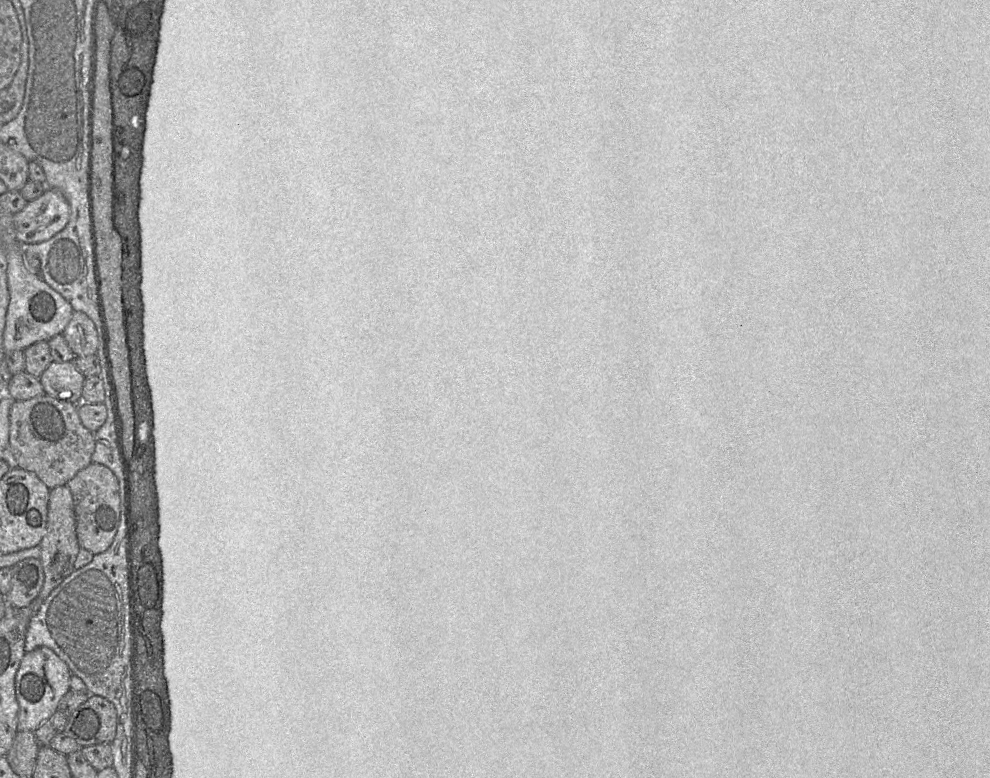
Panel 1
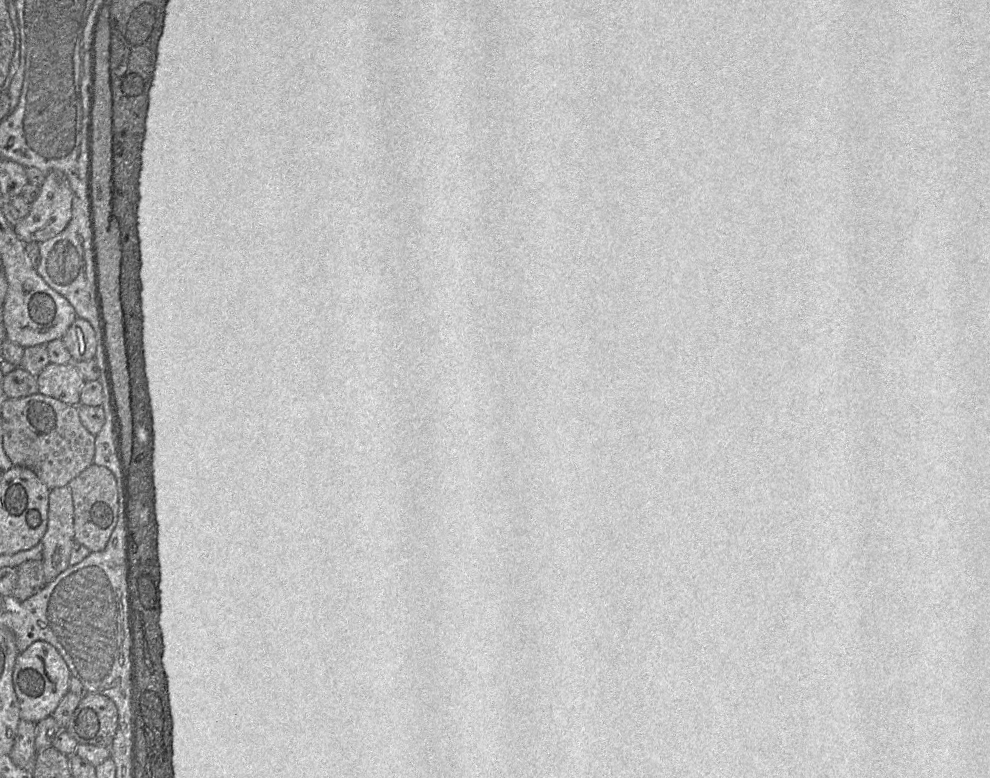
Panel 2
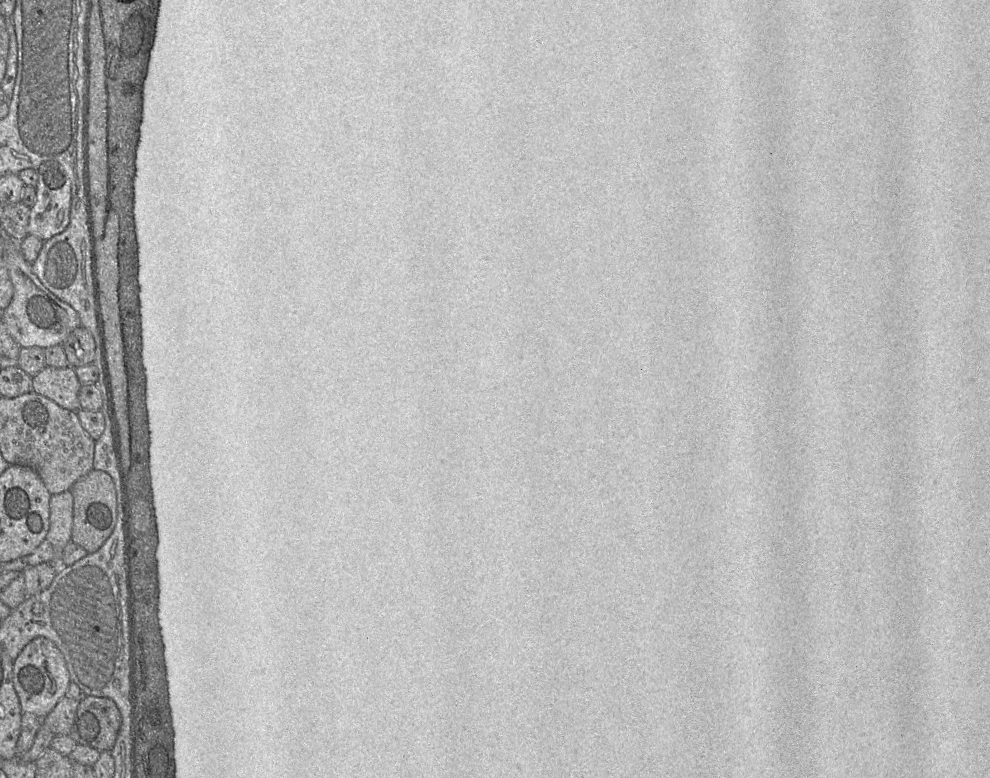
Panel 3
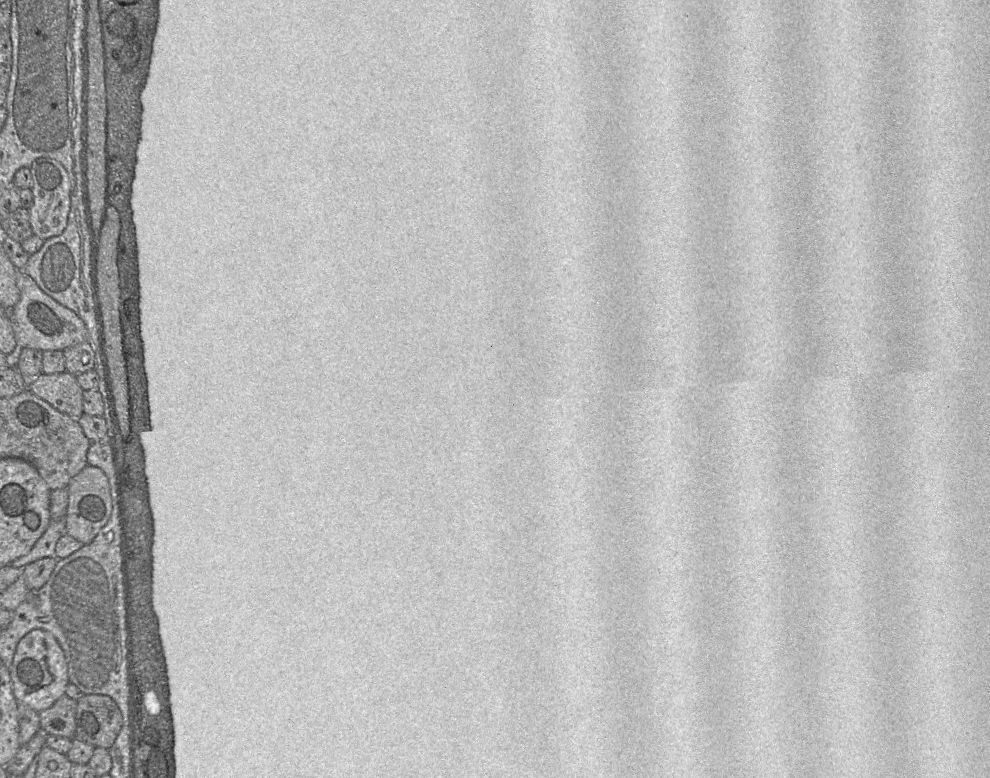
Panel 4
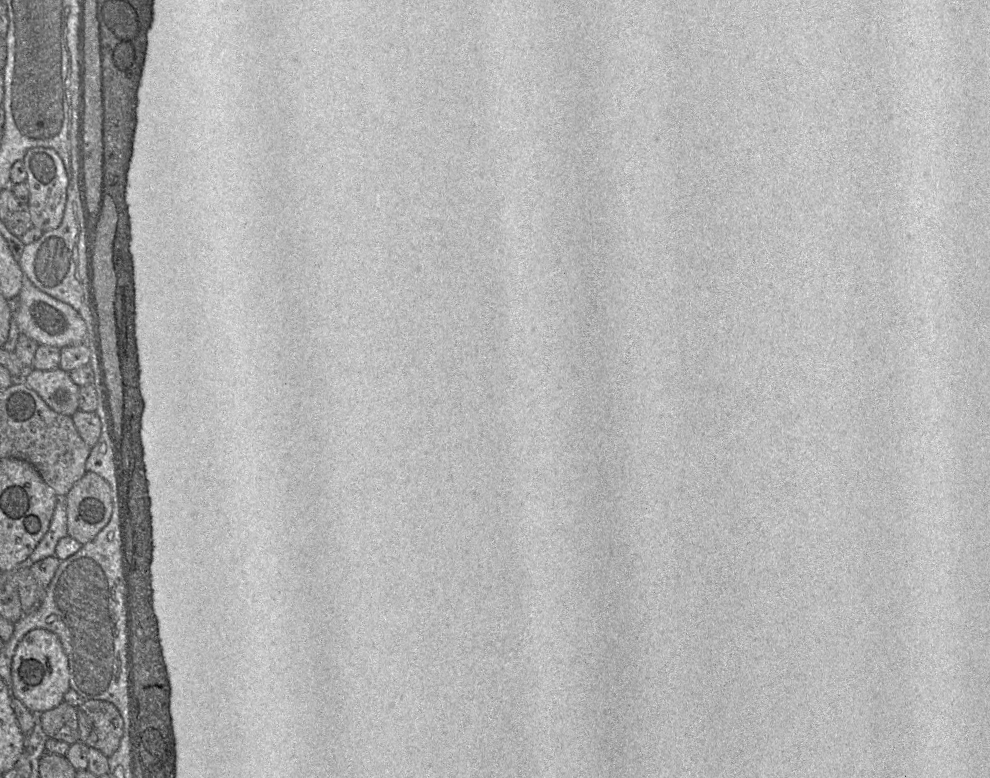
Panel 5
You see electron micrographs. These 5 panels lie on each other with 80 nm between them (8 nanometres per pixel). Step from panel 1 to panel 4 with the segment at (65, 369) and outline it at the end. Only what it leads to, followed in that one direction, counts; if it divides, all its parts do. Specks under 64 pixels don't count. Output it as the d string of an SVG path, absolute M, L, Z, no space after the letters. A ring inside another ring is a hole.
M67 371L53 374L43 372L29 384L28 389L61 413L77 420L82 411L82 392L74 375Z

